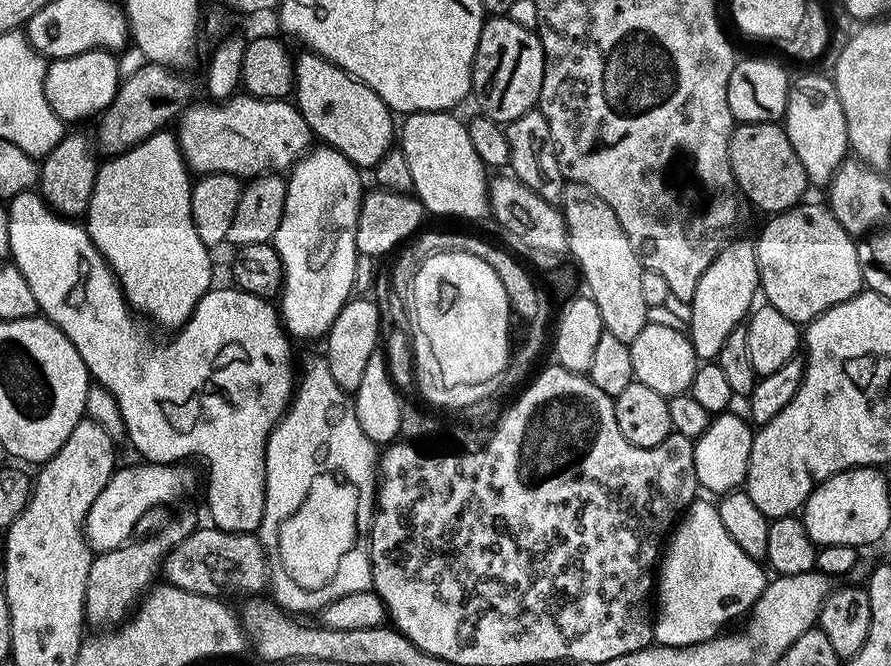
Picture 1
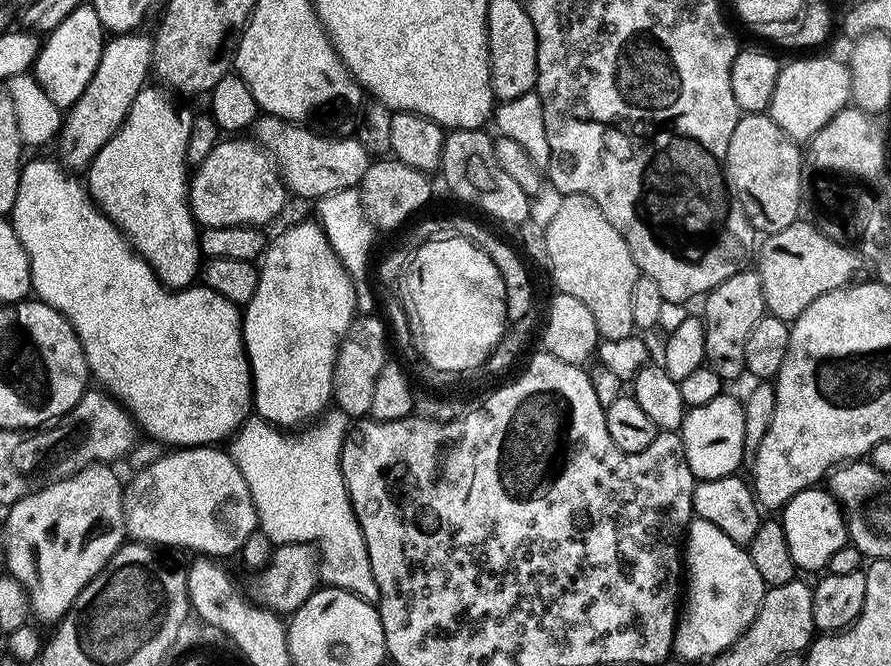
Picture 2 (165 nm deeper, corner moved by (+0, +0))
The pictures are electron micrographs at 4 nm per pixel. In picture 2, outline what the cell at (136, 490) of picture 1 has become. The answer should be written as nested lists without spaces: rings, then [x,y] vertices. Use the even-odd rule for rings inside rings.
[[[180,446],[180,447],[177,447],[174,451],[171,451],[171,452],[174,452],[171,455],[170,453],[164,454],[160,460],[154,462],[152,465],[146,465],[143,469],[141,469],[140,471],[137,471],[135,475],[132,476],[134,477],[133,480],[130,481],[129,484],[127,481],[126,487],[124,488],[124,530],[125,530],[125,533],[127,533],[127,535],[131,537],[131,539],[133,536],[134,539],[141,540],[141,542],[144,544],[169,544],[169,546],[172,548],[189,548],[190,551],[196,552],[192,554],[199,554],[201,557],[204,557],[204,558],[224,558],[220,556],[232,556],[232,555],[234,555],[235,557],[237,553],[241,551],[243,543],[246,542],[250,534],[254,533],[257,530],[258,521],[256,518],[256,507],[254,506],[254,502],[252,501],[252,495],[250,494],[250,486],[246,482],[246,478],[242,474],[242,470],[238,470],[236,461],[232,459],[231,455],[229,455],[229,453],[225,451],[225,449],[224,449],[224,452],[222,449],[223,447],[220,447],[220,446]]]

